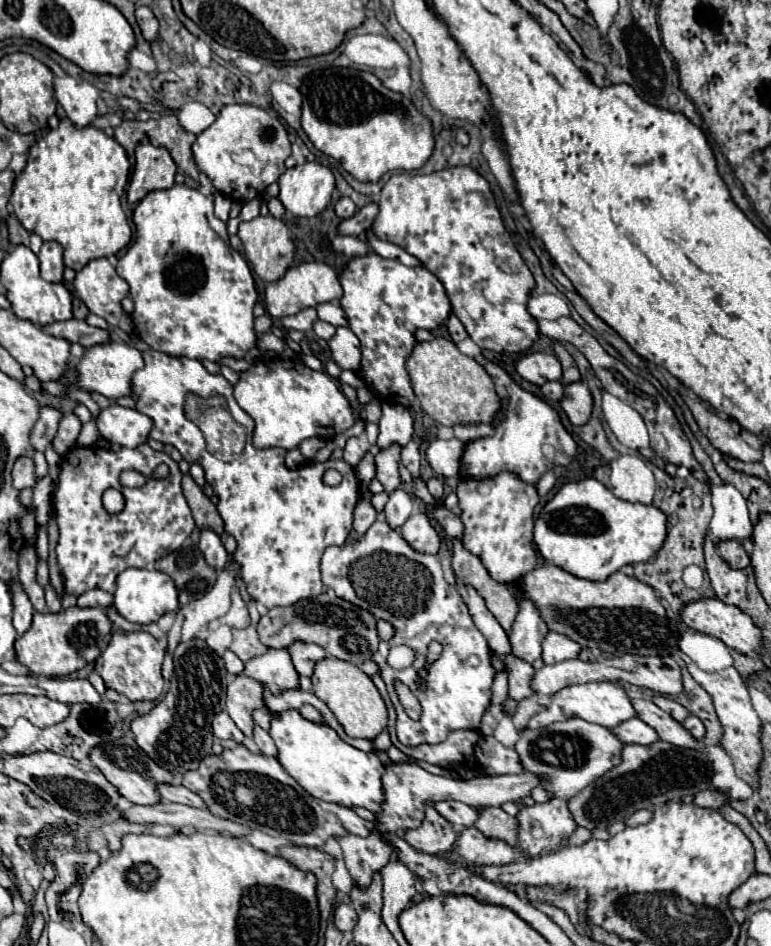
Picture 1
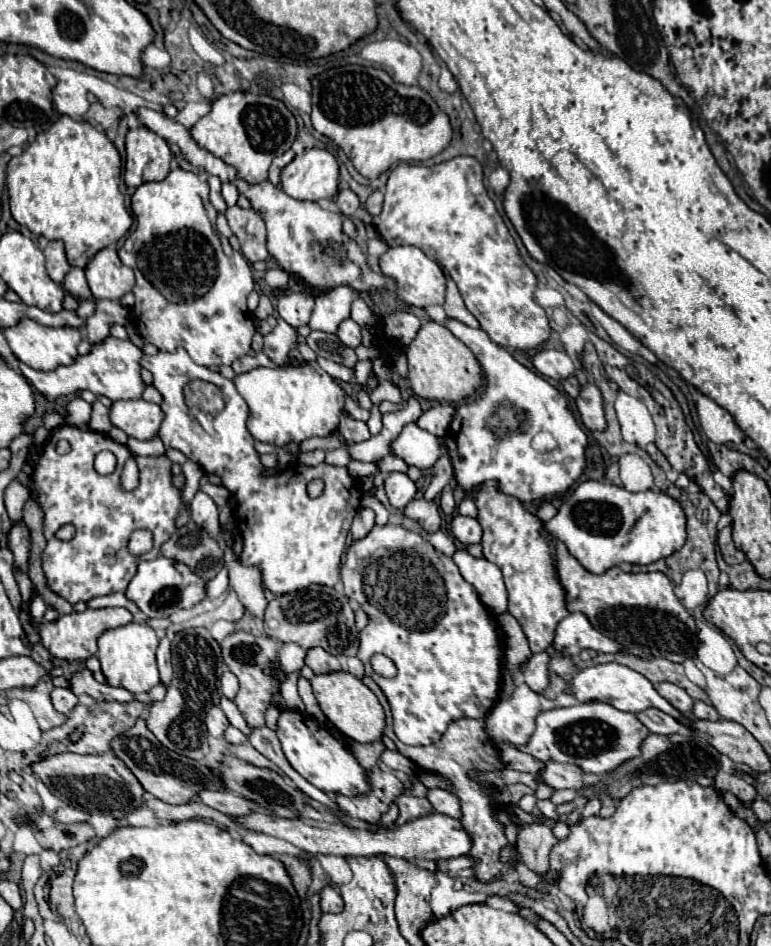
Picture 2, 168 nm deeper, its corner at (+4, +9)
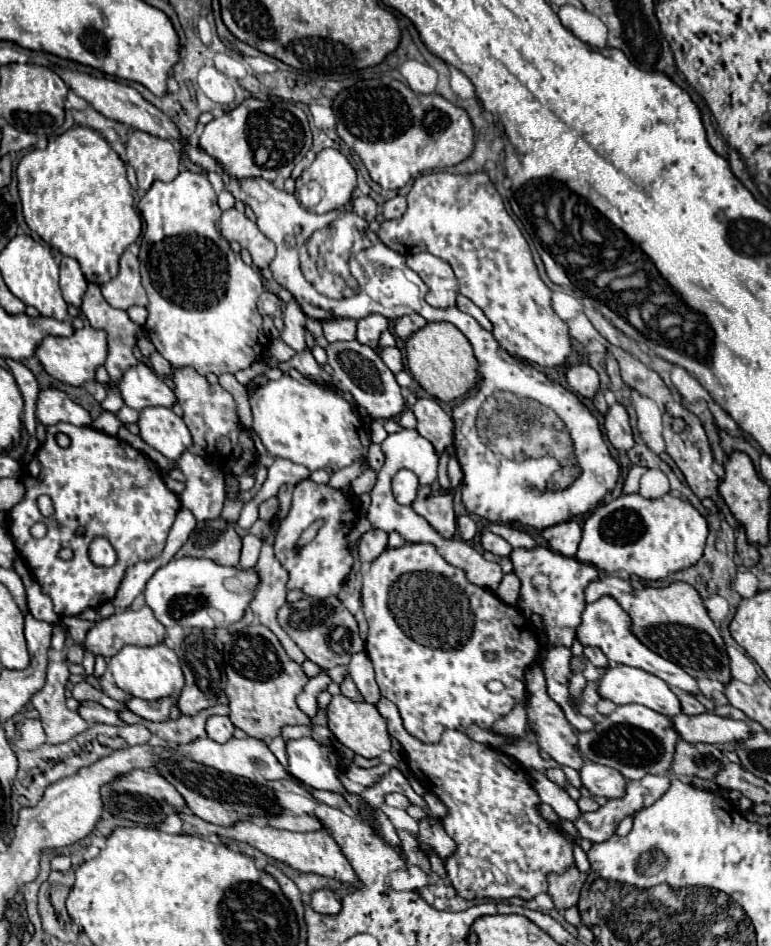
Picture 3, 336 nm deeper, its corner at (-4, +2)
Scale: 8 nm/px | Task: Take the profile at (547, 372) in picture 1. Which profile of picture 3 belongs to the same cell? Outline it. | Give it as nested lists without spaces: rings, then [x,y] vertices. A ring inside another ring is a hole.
[[[586,363],[574,365],[566,371],[566,383],[576,395],[590,399],[598,391],[598,373]]]

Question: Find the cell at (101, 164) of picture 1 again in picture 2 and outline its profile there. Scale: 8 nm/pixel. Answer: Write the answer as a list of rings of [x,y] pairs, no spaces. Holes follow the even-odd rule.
[[[60,116],[60,120],[50,130],[38,134],[36,140],[26,146],[20,156],[8,162],[6,184],[10,192],[12,216],[20,226],[26,226],[36,236],[44,236],[46,240],[62,240],[66,246],[68,262],[72,266],[86,268],[86,264],[98,250],[116,244],[132,226],[132,216],[128,214],[124,196],[118,188],[120,172],[120,154],[102,130],[84,120]]]

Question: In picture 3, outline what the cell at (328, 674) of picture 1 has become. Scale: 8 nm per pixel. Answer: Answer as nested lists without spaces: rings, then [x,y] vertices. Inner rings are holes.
[[[334,695],[328,709],[328,729],[332,731],[332,735],[346,747],[350,747],[354,753],[372,759],[372,757],[380,757],[384,751],[390,751],[390,735],[386,729],[386,721],[384,717],[378,713],[376,705],[368,703],[368,701],[352,701],[346,695]]]

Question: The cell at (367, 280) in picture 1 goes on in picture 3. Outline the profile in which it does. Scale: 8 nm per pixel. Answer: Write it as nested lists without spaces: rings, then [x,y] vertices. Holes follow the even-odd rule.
[[[418,253],[406,257],[406,265],[420,275],[420,279],[428,285],[426,303],[432,307],[454,307],[456,295],[458,295],[458,281],[454,277],[452,267],[430,255],[430,253]]]

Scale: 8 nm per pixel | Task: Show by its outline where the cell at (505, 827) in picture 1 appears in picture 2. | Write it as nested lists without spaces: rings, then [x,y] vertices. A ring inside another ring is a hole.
[[[526,824],[520,826],[516,850],[522,862],[538,872],[540,876],[548,876],[550,870],[550,850],[558,844],[558,838],[552,834],[548,826],[542,824]]]

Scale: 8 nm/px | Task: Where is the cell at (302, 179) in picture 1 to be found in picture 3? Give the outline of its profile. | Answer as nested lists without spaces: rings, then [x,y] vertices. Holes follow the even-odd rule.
[[[324,149],[316,155],[314,163],[298,177],[296,193],[308,181],[316,181],[324,189],[322,201],[308,209],[314,213],[328,213],[332,209],[344,207],[350,201],[356,187],[356,171],[340,151]]]

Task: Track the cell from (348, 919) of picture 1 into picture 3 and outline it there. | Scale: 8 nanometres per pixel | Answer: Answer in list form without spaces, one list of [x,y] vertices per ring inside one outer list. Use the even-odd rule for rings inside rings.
[[[320,889],[312,893],[312,909],[324,915],[336,915],[342,909],[340,899],[330,889]]]

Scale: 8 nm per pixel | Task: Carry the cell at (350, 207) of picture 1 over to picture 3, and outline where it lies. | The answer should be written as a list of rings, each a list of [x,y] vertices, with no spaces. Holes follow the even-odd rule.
[[[366,195],[354,199],[352,209],[354,209],[356,215],[360,215],[366,221],[374,221],[374,217],[376,217],[376,203],[374,203],[374,199],[370,199]]]

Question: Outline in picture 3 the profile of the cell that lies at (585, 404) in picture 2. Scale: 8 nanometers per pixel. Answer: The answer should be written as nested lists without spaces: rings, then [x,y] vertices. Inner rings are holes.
[[[614,403],[608,407],[608,411],[604,415],[604,433],[616,449],[628,451],[634,445],[632,429],[628,423],[628,413],[620,403]]]

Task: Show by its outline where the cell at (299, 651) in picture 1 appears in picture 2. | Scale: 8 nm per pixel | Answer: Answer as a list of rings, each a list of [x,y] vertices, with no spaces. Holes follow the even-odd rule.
[[[312,648],[312,650],[308,650],[306,664],[308,664],[316,674],[330,674],[330,672],[340,672],[340,670],[344,670],[342,664],[338,662],[338,658],[334,658],[332,654],[328,654],[328,652],[322,650],[322,648]]]

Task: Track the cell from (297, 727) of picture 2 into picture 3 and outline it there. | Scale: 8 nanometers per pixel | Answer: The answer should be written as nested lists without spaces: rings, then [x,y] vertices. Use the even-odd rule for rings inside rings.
[[[312,737],[302,739],[290,739],[286,743],[288,749],[288,773],[314,787],[314,789],[326,789],[332,793],[346,793],[344,783],[340,781],[340,755],[322,743],[318,743]]]

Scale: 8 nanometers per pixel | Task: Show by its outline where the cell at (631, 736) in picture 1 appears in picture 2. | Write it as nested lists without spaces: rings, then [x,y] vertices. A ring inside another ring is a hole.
[[[650,708],[650,710],[644,710],[638,714],[640,722],[652,732],[652,734],[676,734],[682,730],[682,724],[678,720],[674,720],[672,716],[656,710],[656,708]]]

